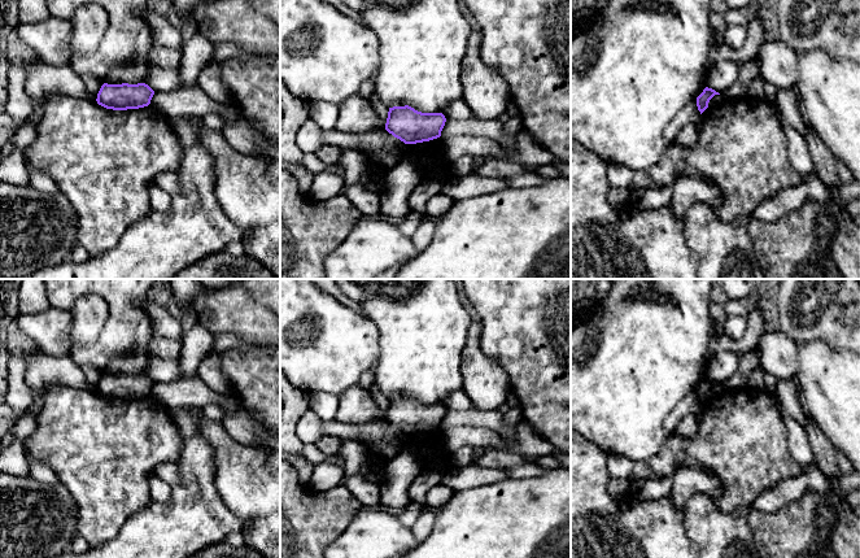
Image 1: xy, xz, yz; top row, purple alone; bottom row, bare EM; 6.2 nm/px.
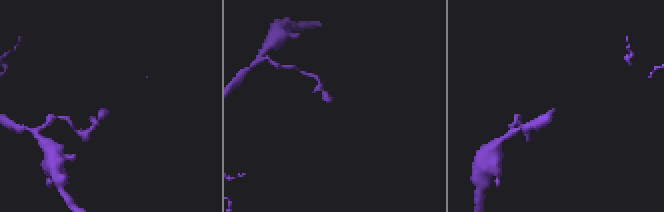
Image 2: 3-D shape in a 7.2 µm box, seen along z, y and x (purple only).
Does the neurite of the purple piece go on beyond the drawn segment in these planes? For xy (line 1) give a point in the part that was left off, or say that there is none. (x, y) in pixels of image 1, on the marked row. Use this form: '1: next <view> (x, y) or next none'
1: next none

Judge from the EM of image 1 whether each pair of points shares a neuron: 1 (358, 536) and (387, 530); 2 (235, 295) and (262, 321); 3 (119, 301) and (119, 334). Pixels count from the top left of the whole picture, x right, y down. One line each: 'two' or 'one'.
1: one
2: one
3: one

